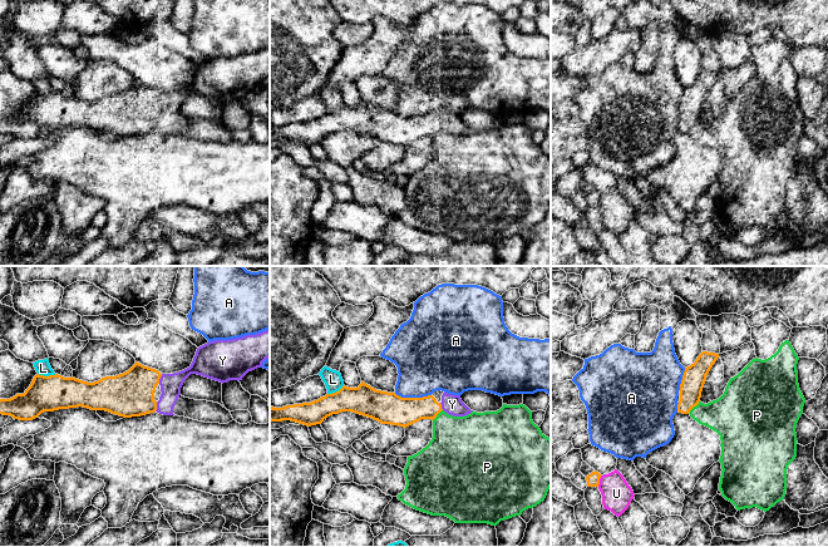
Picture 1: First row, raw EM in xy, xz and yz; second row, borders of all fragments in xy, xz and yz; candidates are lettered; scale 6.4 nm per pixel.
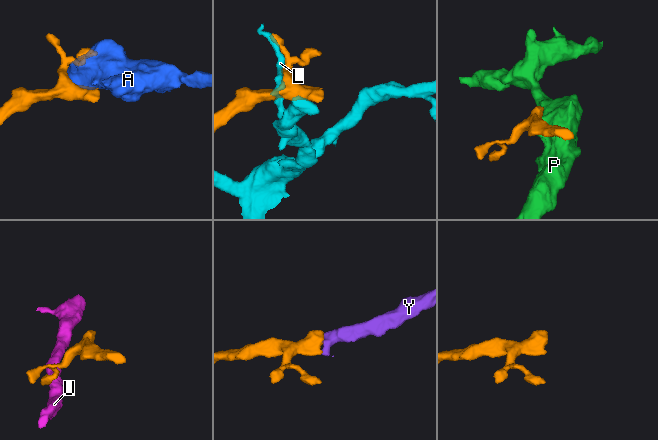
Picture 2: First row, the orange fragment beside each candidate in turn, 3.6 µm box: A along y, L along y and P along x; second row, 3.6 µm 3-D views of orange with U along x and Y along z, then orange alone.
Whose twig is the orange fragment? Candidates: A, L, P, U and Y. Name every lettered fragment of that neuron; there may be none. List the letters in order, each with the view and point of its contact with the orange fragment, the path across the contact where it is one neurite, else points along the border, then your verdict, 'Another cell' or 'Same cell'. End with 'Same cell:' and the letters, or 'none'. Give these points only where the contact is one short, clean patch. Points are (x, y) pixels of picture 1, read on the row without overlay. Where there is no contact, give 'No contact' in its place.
A: Touches orange at xz (413, 117). Another cell
L: Touches orange at xy (47, 95). Another cell
P: Touches orange at yz (694, 124). Another cell
U: Touches orange at yz (599, 200). Another cell
Y: Touches orange at xy (159, 97). Same cell
Same cell: Y

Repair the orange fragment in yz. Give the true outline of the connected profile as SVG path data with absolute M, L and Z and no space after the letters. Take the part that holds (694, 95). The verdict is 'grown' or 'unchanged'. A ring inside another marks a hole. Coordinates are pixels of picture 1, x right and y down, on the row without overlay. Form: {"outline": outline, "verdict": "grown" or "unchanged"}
{"outline": "M703 70L694 83L685 87L680 103L679 132L689 133L699 123L706 94L718 77L719 73Z", "verdict": "unchanged"}

